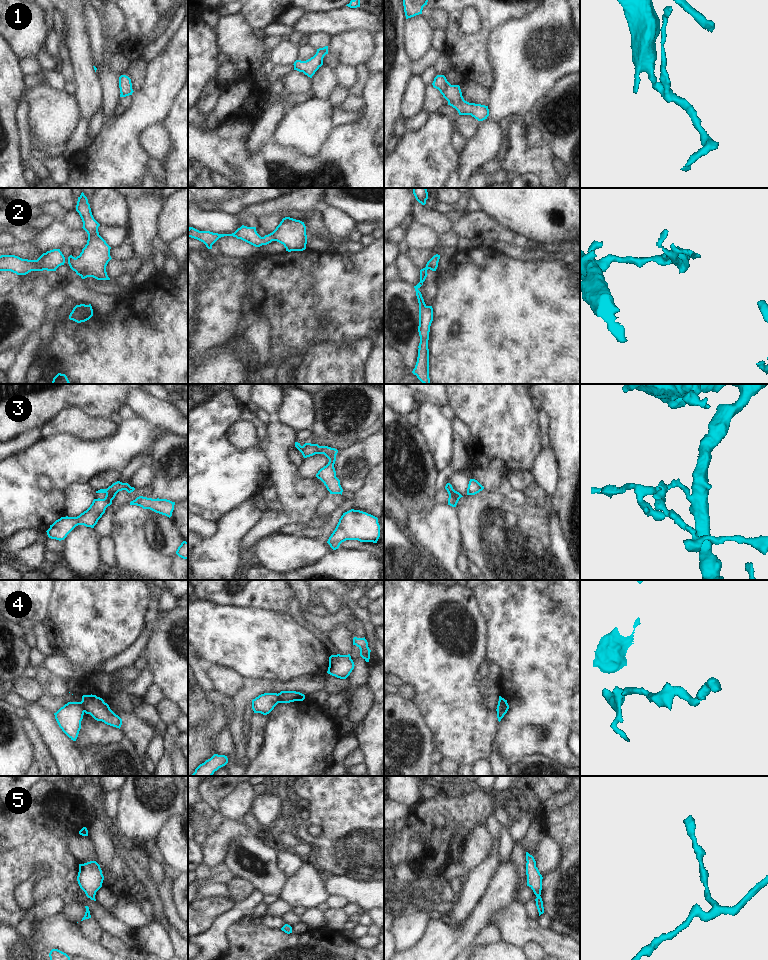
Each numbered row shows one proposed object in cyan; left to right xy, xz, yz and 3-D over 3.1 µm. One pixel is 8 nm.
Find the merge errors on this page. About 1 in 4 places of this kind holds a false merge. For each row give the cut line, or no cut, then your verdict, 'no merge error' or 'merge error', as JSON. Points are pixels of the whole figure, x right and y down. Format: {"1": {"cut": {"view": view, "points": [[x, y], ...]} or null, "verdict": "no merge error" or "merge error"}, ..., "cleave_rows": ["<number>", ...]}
{"1": {"cut": null, "verdict": "no merge error"}, "2": {"cut": null, "verdict": "no merge error"}, "3": {"cut": null, "verdict": "no merge error"}, "4": {"cut": {"view": "xy", "points": [[80, 702], [84, 711]]}, "verdict": "merge error"}, "5": {"cut": null, "verdict": "no merge error"}, "cleave_rows": ["4"]}

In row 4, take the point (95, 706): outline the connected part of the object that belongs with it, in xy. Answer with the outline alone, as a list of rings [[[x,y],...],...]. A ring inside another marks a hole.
[[[92,694],[83,695],[81,703],[84,712],[90,714],[95,720],[120,729],[122,719],[110,709],[102,698]]]

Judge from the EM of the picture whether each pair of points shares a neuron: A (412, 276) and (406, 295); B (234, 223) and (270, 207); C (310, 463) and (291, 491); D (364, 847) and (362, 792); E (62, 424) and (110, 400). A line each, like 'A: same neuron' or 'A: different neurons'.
A: different neurons
B: different neurons
C: different neurons
D: same neuron
E: different neurons

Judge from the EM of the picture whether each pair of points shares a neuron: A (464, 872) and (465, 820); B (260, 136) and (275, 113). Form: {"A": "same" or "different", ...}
{"A": "different", "B": "same"}

